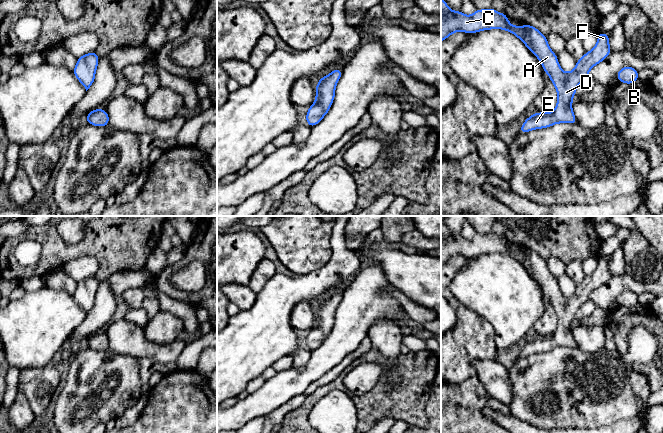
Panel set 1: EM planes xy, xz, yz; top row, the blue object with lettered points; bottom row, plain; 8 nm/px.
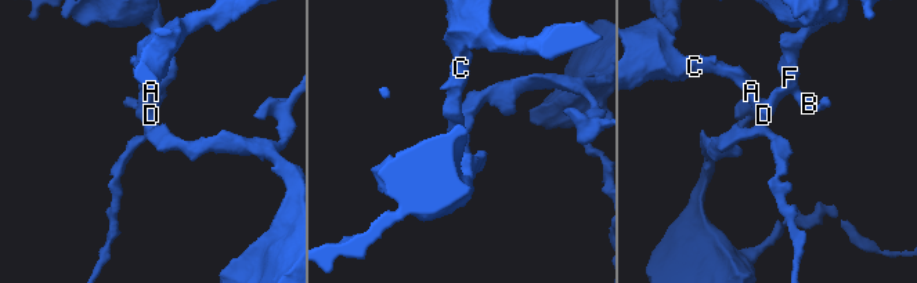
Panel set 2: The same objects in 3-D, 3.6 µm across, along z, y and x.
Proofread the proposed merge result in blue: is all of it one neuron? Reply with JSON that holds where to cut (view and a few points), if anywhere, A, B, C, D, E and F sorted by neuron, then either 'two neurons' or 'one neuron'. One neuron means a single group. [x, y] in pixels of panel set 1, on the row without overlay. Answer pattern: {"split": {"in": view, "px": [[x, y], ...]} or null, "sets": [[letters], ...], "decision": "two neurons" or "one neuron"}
{"split": null, "sets": [["A", "B", "C", "D", "E", "F"]], "decision": "one neuron"}

